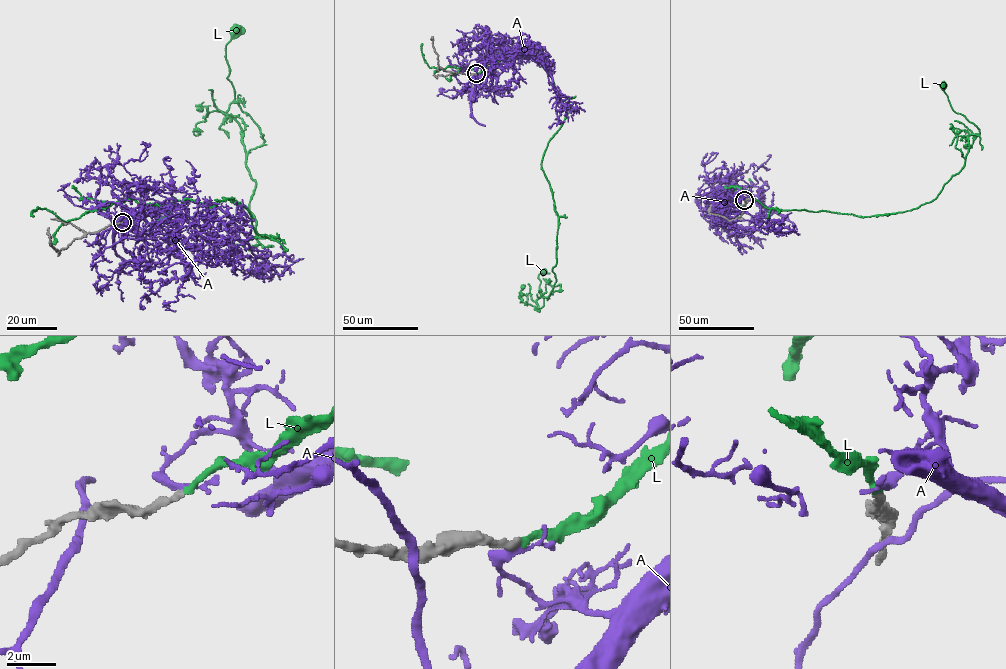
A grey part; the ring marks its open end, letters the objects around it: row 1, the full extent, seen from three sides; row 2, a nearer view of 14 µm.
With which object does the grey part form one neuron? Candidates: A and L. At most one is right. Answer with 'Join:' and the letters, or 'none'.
Join: L

